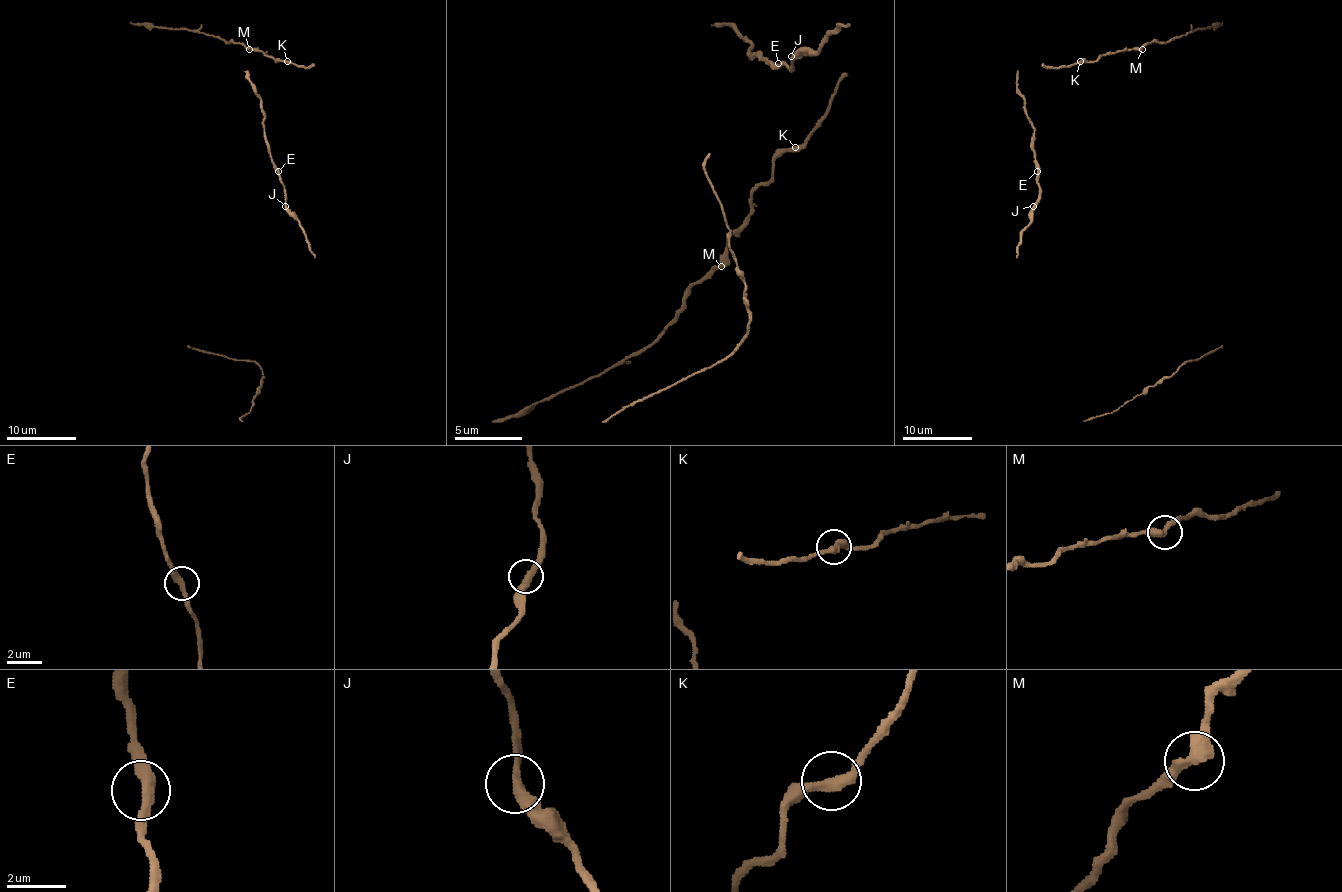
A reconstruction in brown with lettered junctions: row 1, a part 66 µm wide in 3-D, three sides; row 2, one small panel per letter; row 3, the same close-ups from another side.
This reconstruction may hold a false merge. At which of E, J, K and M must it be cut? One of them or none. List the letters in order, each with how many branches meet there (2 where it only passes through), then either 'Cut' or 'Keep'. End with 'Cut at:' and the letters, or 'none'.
E: Branches: 2. Keep
J: Branches: 2. Keep
K: Branches: 2. Keep
M: Branches: 2. Keep
Cut at: none

